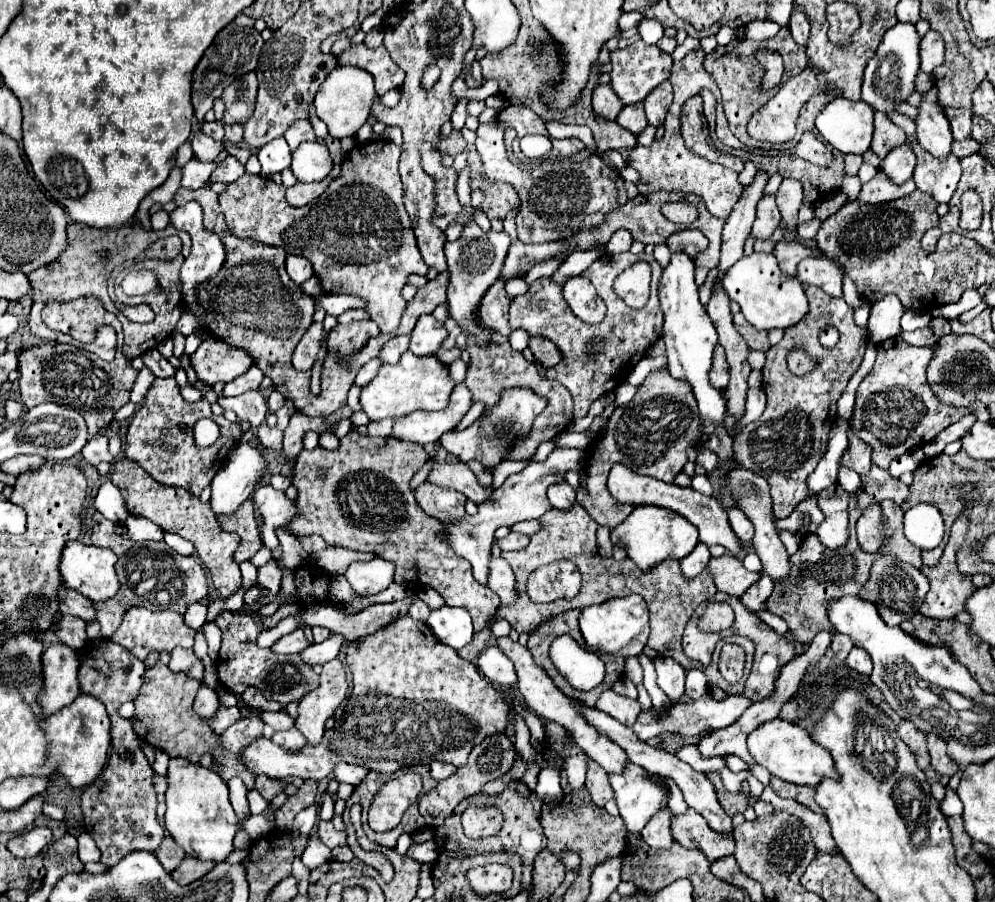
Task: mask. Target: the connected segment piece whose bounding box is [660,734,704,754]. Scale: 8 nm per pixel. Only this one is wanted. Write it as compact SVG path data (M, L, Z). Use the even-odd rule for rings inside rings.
M660 734L660 736L662 736L662 740L664 740L662 748L664 748L664 750L668 750L668 752L672 752L672 754L676 754L676 750L678 750L678 748L682 748L684 744L698 744L698 742L700 742L700 738L704 738L704 736L684 738L684 736L678 736L678 734Z

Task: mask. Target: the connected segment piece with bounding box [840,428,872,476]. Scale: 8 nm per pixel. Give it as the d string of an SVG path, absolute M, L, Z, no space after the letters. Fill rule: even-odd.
M848 428L848 450L842 454L840 464L856 470L860 476L868 474L868 470L870 470L870 464L872 464L870 446L864 440L856 438L852 428Z

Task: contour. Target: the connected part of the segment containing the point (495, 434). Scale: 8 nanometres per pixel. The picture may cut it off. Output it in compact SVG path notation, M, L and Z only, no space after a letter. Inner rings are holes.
M518 386L518 388L508 388L504 394L500 394L500 400L492 410L484 412L472 426L464 430L450 430L440 436L440 446L454 454L460 462L470 462L478 460L482 466L494 470L502 460L506 460L508 450L516 444L516 438L524 438L524 434L530 434L532 422L536 416L546 408L546 398L538 396L530 388Z

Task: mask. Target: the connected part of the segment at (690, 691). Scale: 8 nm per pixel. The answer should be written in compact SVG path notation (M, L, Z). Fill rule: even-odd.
M690 668L686 672L686 696L702 698L708 692L708 680L700 668Z

